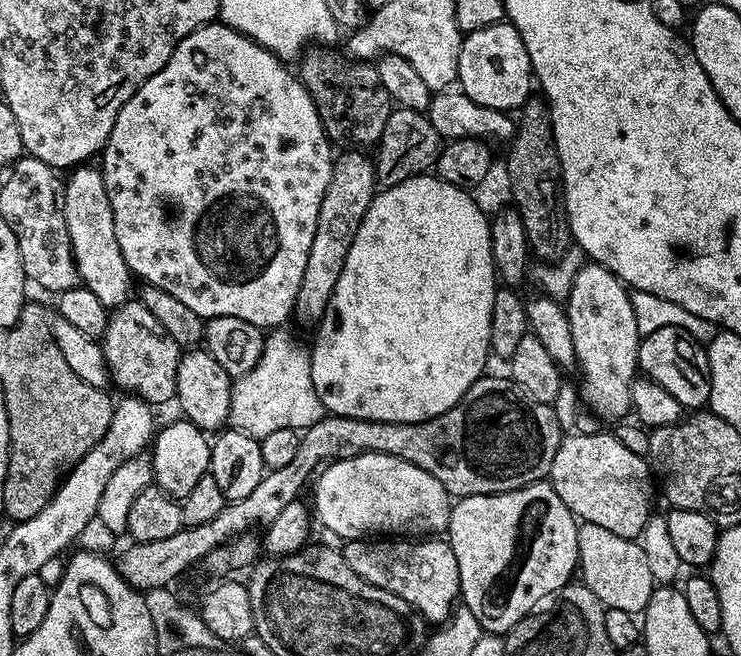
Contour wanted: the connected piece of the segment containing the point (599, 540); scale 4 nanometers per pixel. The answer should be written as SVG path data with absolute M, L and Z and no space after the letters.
M581 523L578 527L578 554L578 572L584 575L581 576L582 582L604 603L605 608L643 613L652 597L654 581L639 542L618 537L603 526Z

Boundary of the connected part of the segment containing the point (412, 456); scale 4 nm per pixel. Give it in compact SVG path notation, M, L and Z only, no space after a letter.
M485 374L476 380L474 386L470 386L470 390L462 394L460 401L450 406L450 410L446 410L446 414L438 414L432 420L423 420L417 424L378 422L326 414L321 420L300 432L300 445L294 459L286 466L265 471L262 482L258 482L258 487L248 497L225 503L223 510L206 525L180 528L178 534L170 534L170 538L162 538L162 542L129 543L128 552L122 553L120 560L115 561L116 571L128 585L144 594L149 594L148 592L154 591L155 588L166 587L171 580L178 579L187 568L204 562L212 551L228 545L236 537L263 529L270 522L274 522L274 518L278 518L278 514L285 506L290 506L290 502L301 499L300 491L303 490L304 483L308 479L308 483L313 479L317 469L334 460L345 460L362 454L390 454L394 458L402 458L402 462L410 462L434 474L434 478L442 482L449 497L492 496L495 492L518 490L527 484L543 481L549 475L551 462L558 451L561 439L562 429L558 424L558 418L555 417L553 405L534 402L525 396L511 379L504 377L503 380L502 377L491 374Z

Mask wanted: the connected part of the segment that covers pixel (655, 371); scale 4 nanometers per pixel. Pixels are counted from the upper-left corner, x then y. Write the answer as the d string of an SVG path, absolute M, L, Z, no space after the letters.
M668 325L643 337L640 342L638 368L647 379L658 382L662 390L674 394L674 398L678 398L681 409L700 410L707 405L710 398L708 350L682 328Z

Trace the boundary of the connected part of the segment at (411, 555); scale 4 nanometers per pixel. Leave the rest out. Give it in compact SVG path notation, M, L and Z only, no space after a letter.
M365 538L349 540L342 551L350 570L366 582L398 594L429 625L439 626L453 615L460 600L458 558L444 538Z

